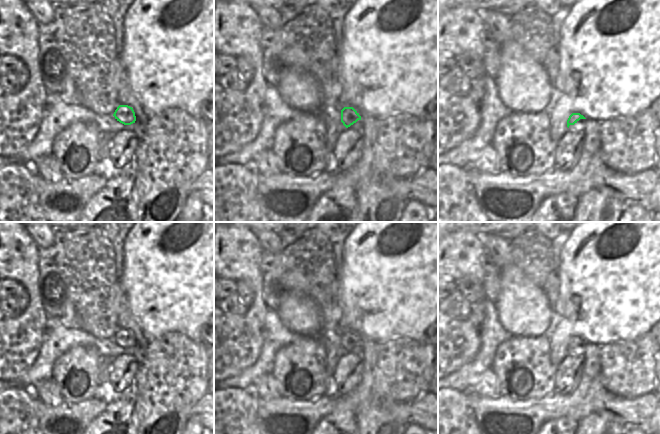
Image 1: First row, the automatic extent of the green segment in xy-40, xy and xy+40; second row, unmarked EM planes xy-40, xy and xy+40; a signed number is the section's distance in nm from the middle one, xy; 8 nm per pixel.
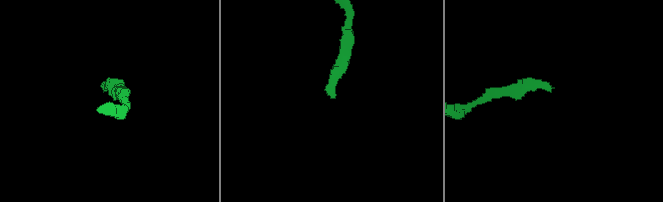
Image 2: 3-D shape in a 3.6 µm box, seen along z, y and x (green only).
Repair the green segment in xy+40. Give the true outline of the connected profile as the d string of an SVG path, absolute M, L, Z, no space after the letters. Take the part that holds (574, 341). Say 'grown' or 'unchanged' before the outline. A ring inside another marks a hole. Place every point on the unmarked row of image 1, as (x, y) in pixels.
grown; M572 337L567 344L569 355L585 356L586 342L580 337Z

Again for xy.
grown; M344 331L341 334L341 346L347 353L361 356L361 340L353 331Z

